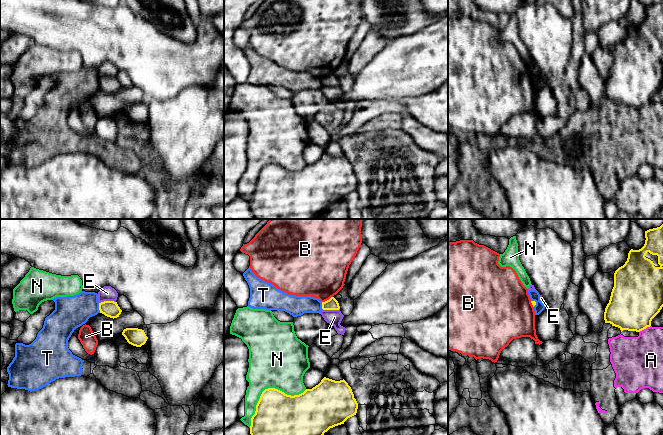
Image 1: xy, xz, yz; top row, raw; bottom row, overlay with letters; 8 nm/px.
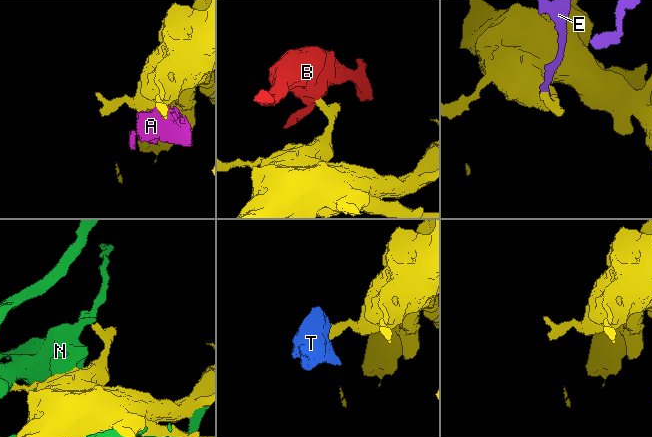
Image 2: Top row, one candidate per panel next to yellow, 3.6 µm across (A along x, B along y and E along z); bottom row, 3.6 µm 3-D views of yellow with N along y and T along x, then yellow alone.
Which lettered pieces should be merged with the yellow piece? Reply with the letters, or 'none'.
none

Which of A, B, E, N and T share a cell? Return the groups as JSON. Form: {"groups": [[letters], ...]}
{"groups": [["A", "T"], ["B"], ["E"], ["N"]]}

